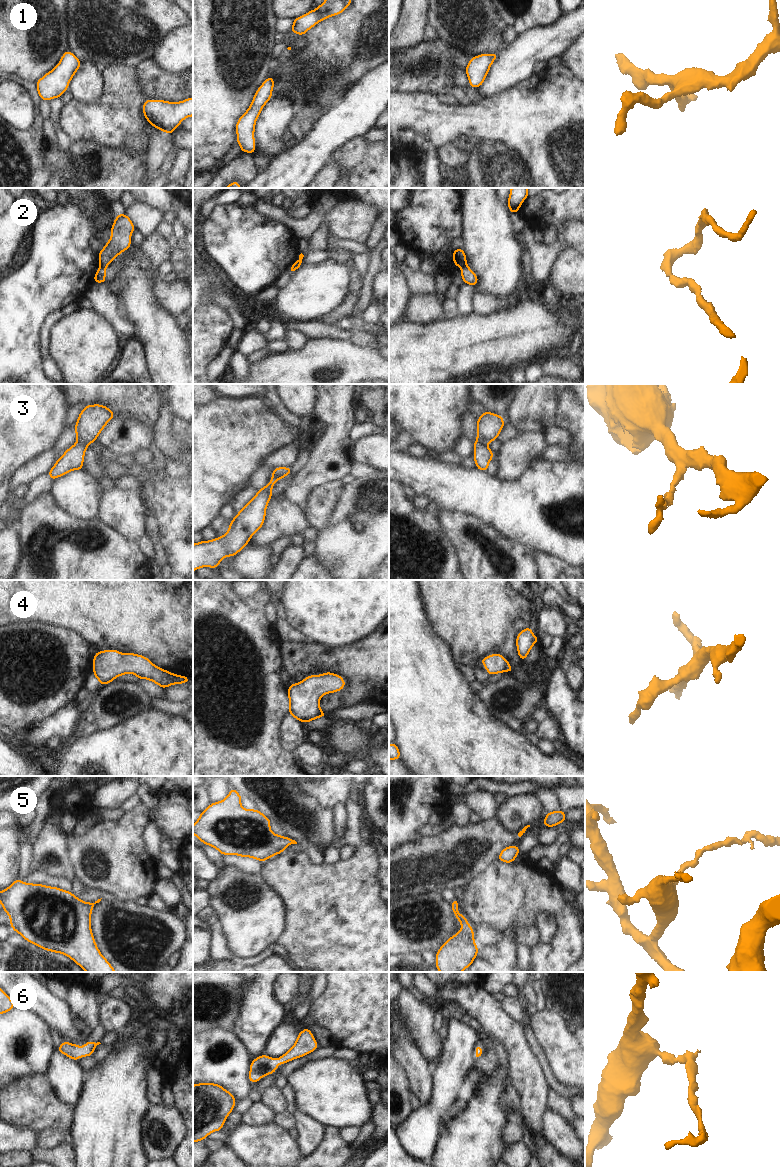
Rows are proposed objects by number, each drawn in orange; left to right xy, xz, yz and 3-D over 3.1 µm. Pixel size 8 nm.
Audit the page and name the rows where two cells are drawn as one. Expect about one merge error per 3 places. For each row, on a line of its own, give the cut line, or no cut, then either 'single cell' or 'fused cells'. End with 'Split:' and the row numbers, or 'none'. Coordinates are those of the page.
1: no cut | single cell
2: xy (100, 265), (105, 267) | fused cells
3: no cut | single cell
4: no cut | single cell
5: no cut | single cell
6: no cut | single cell
Split: 2

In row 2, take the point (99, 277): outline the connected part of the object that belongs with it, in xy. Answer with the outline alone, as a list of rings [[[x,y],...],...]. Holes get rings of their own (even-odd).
[[[99,267],[98,268],[98,272],[95,273],[94,275],[94,281],[95,283],[100,283],[100,282],[104,282],[107,283],[107,281],[105,280],[105,275],[106,275],[106,267]]]

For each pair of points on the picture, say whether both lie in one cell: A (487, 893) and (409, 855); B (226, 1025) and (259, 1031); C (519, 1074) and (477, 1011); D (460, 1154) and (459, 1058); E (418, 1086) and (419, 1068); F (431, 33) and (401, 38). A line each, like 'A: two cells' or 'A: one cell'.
A: two cells
B: two cells
C: one cell
D: two cells
E: one cell
F: two cells

